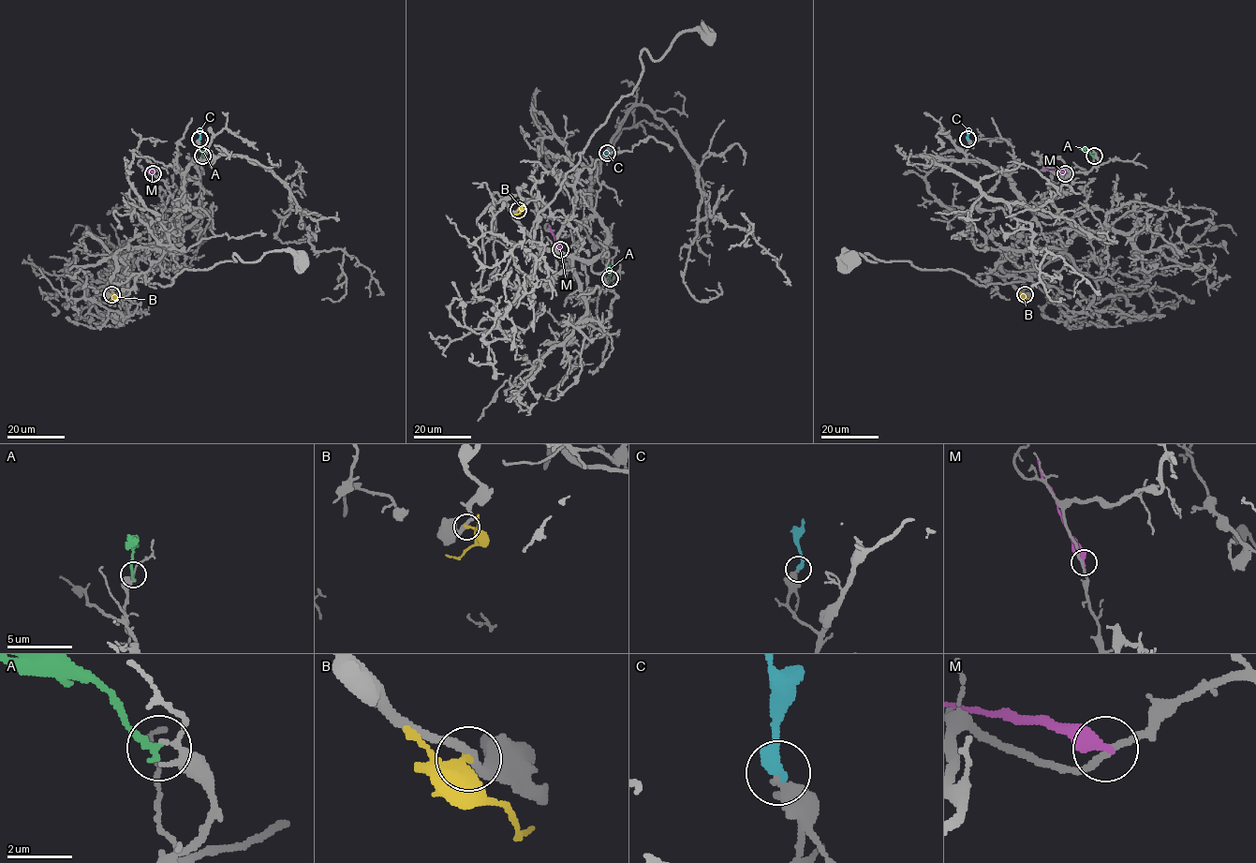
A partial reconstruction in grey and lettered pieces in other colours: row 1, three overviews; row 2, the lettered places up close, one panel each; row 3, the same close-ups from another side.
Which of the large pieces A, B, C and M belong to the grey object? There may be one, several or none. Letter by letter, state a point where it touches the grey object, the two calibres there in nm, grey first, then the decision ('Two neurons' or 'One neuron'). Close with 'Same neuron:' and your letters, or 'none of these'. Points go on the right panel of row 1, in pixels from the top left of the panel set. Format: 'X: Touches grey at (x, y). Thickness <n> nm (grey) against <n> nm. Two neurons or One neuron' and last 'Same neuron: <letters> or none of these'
A: Touches grey at (1094, 156). Thickness 100 nm (grey) against 200 nm. Two neurons
B: Touches grey at (1025, 294). Thickness 300 nm (grey) against 260 nm. Two neurons
C: Touches grey at (967, 139). Thickness 360 nm (grey) against 380 nm. One neuron
M: Touches grey at (1065, 173). Thickness 190 nm (grey) against 440 nm. Two neurons
Same neuron: C

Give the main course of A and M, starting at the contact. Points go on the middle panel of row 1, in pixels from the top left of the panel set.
A: (610, 278), (610, 264)
M: (559, 249), (550, 227)

